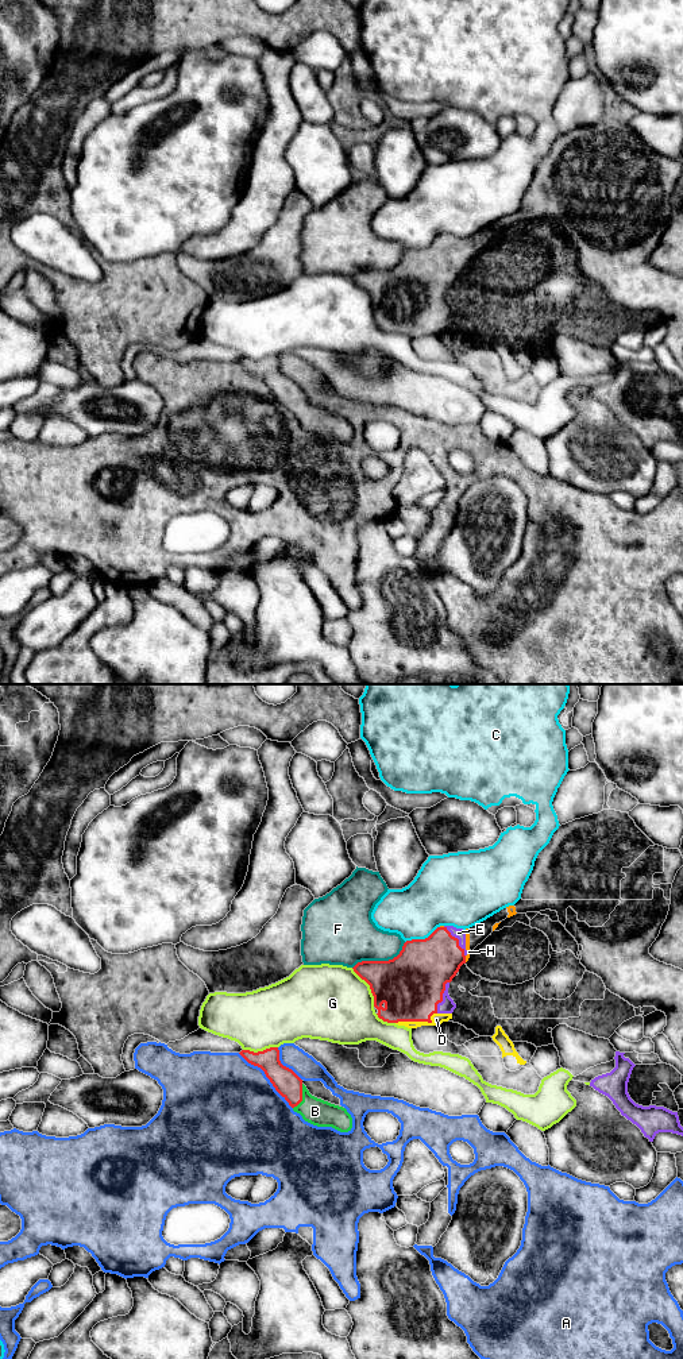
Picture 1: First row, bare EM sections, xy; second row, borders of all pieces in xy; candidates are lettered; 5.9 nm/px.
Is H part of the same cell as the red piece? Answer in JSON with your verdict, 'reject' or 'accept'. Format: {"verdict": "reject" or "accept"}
{"verdict": "accept"}

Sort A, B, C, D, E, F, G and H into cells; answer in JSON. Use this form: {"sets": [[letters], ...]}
{"sets": [["A"], ["B", "D", "E", "H"], ["C"], ["F"], ["G"]]}

